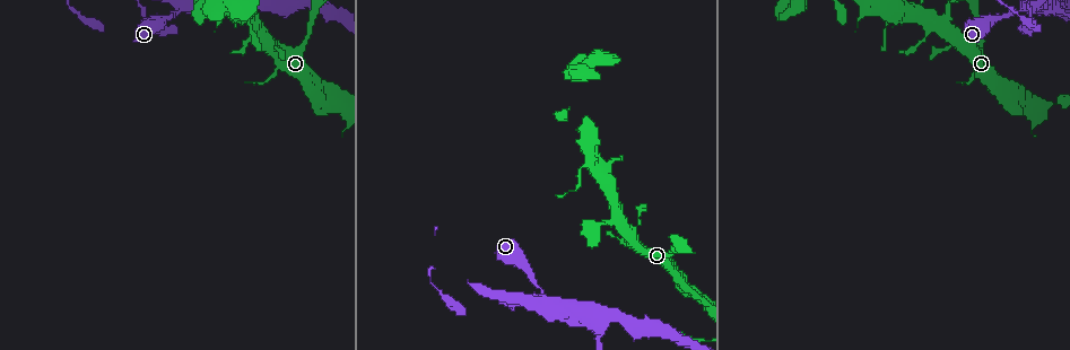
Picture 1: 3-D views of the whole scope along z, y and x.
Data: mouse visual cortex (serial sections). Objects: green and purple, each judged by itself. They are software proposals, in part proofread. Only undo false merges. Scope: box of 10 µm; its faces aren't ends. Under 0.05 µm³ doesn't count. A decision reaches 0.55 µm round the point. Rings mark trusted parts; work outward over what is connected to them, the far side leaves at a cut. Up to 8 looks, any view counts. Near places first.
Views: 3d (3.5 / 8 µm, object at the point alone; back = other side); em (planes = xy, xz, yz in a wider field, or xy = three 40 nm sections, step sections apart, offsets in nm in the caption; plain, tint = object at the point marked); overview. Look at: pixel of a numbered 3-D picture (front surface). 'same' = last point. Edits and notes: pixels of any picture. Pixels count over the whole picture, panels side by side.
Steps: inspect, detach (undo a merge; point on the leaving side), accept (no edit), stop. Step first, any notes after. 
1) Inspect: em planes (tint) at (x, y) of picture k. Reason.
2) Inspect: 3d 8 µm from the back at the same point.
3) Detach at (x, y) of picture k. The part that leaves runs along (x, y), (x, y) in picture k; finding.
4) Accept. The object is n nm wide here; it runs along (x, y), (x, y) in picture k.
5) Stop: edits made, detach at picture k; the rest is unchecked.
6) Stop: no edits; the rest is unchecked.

Inspect: 3d 8 µm at (311, 27) of picture 1. Abrupt turn.

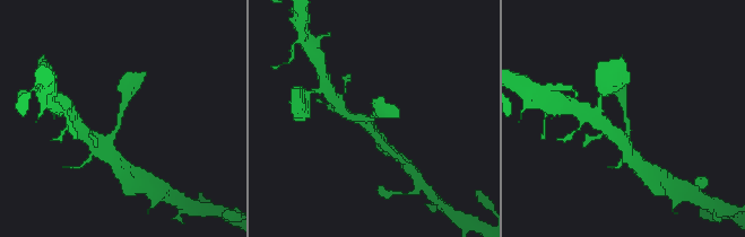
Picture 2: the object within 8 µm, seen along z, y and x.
Inspect: em xy step 3 (tint) at the same point. Shape alone is not enough.

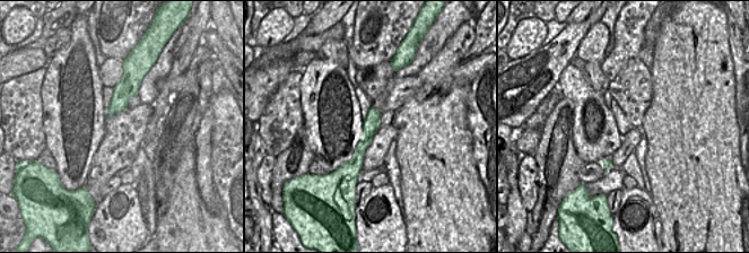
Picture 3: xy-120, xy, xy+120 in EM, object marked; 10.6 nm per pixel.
Accept. It runs along (373, 111), (353, 172) in picture 3; all the same cell.

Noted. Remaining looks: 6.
Inspect: 3d 3.5 µm at (323, 97) of picture 1. A fork.

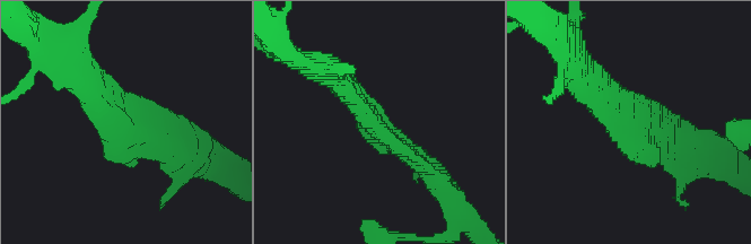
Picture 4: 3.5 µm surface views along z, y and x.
Inspect: em xy step 2 (tint) at (628, 127) of picture 4.

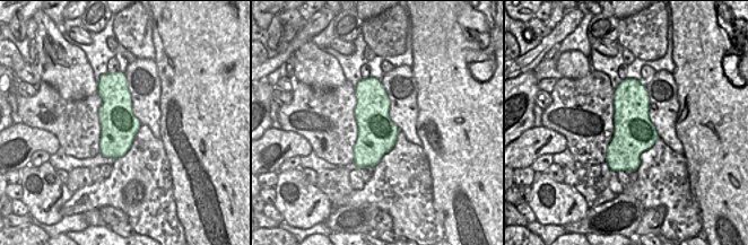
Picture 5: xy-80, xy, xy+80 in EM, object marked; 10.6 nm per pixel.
Accept. It runs along (337, 78), (370, 121), (434, 176) in picture 4; one cell here.

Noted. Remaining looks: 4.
Inspect: 3d 3.5 µm at (505, 305) of picture 1. Calibre changes.

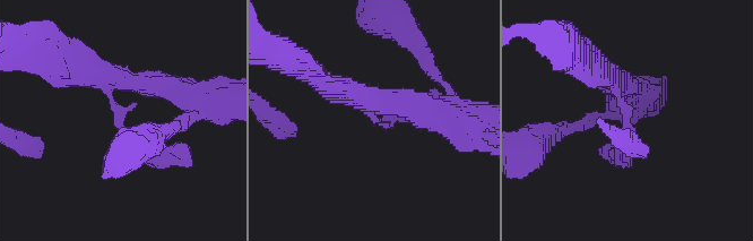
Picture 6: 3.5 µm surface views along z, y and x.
Inspect: em xy step 5 (tint) at (119, 128) of picture 6. Shape alone is not enough.

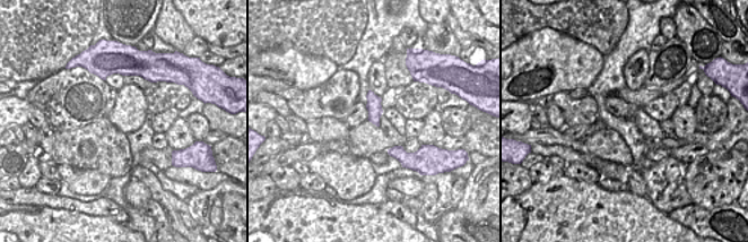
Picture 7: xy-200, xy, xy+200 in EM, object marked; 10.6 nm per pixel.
Inspect: em xy step 2 (tint) at the same point.

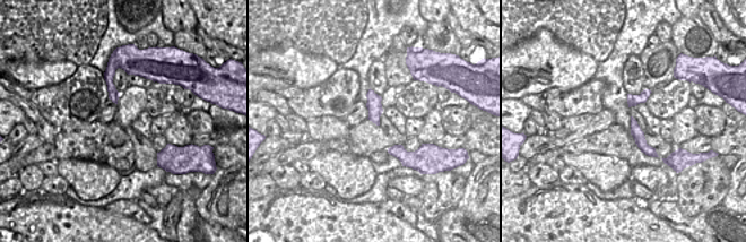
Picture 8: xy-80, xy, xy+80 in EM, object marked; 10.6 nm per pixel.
Accept. It runs along (633, 122), (641, 143), (652, 153) in picture 8; all the same cell.

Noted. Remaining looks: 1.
Stop: no edits; the rest is unchecked.

